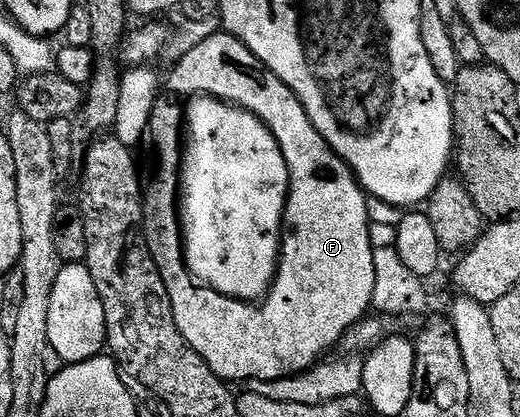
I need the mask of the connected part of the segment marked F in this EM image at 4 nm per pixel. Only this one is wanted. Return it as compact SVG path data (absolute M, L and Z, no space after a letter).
M225 30L215 31L213 36L204 38L204 42L181 53L177 59L178 65L170 72L170 88L176 95L185 98L195 94L213 96L215 100L246 108L253 116L264 121L284 154L284 162L290 171L290 193L286 196L286 218L277 259L278 270L264 303L237 300L199 284L186 266L180 219L178 175L182 167L180 145L184 140L184 108L183 105L169 104L166 98L159 99L152 110L148 140L154 143L155 170L162 176L170 177L166 184L159 186L158 192L150 187L145 189L142 213L146 245L160 270L160 278L164 278L176 326L180 334L184 334L184 342L188 342L188 346L192 346L192 350L196 350L196 354L200 354L200 358L204 358L210 369L224 381L284 379L306 372L325 357L322 355L329 348L338 348L346 332L369 313L366 311L371 311L376 290L376 244L370 241L372 221L368 197L355 180L354 173L331 150L328 142L324 142L320 130L312 126L300 98L296 98L296 94L292 94L292 90L288 90L288 86L284 86L284 82L280 82L280 78L276 78L276 74L272 74L272 70L268 70L264 62L260 62L260 58L256 58L256 54L252 54L252 50L248 50L248 46L244 46L244 42L237 40L233 34Z

